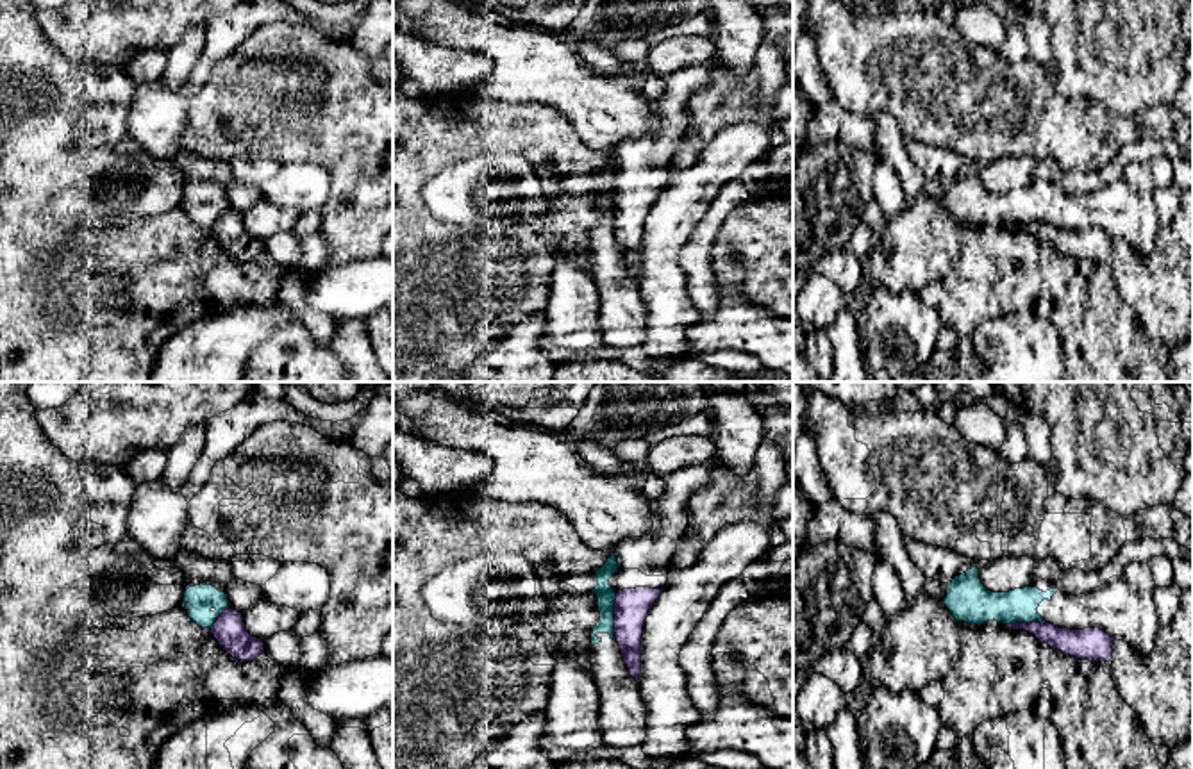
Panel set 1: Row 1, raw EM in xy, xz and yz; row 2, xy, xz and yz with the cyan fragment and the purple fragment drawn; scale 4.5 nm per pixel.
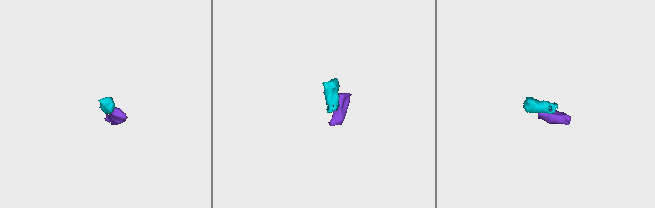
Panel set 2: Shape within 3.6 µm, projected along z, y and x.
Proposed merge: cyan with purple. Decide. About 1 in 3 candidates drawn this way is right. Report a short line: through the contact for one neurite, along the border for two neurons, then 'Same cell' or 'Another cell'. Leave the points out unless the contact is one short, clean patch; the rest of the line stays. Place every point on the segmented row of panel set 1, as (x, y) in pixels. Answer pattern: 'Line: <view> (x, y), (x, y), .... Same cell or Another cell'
Line: xz (617, 593), (613, 637). Another cell

